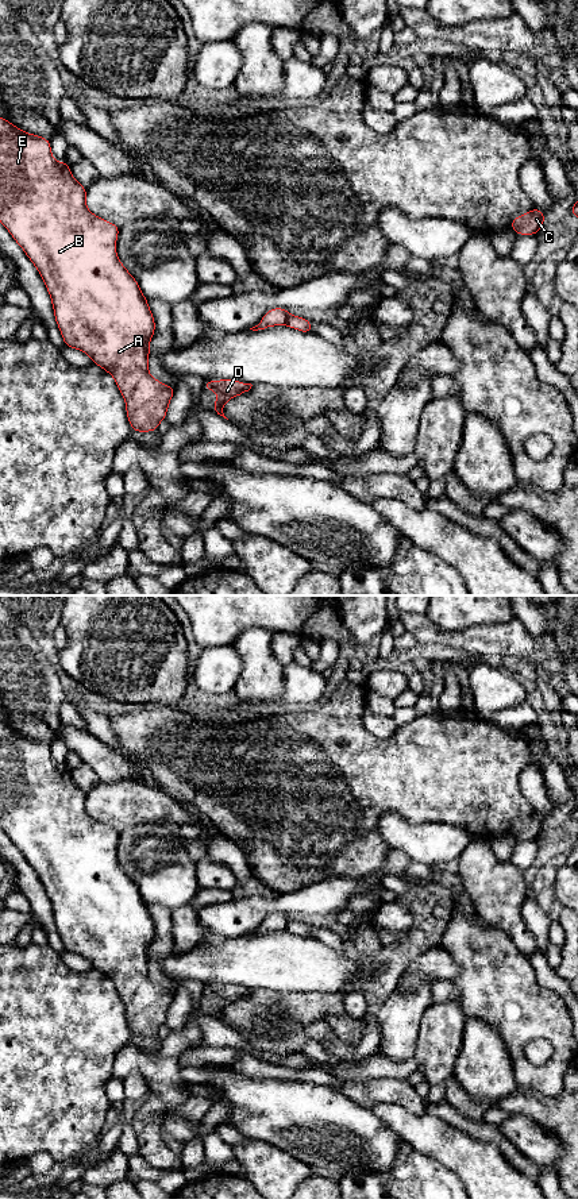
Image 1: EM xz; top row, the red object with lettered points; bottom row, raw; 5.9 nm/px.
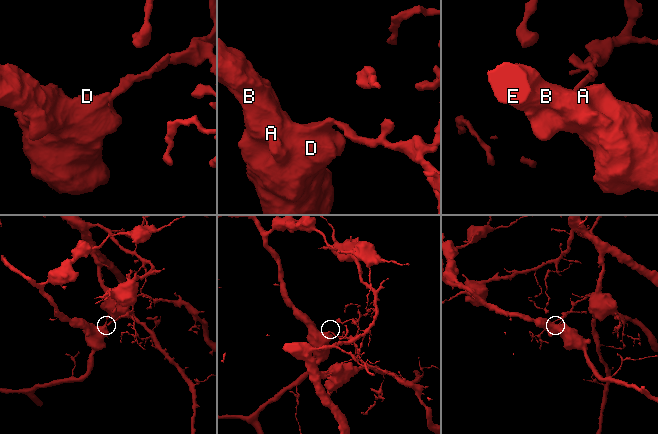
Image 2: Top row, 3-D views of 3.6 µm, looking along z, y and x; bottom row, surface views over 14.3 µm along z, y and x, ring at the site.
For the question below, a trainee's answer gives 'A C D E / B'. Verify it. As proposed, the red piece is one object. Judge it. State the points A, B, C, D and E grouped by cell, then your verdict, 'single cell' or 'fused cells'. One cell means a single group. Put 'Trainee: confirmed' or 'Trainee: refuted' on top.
Trainee: refuted
A B D E / C | fused cells

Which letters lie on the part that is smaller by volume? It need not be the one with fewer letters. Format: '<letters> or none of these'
C

